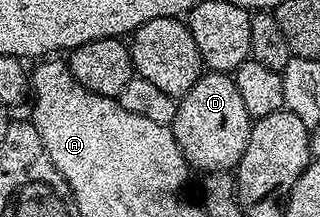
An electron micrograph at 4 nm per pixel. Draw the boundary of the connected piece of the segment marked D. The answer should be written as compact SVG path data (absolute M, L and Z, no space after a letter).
M204 72L194 88L179 99L170 129L193 171L228 172L242 160L242 152L246 152L253 121L242 104L235 77L232 74Z

